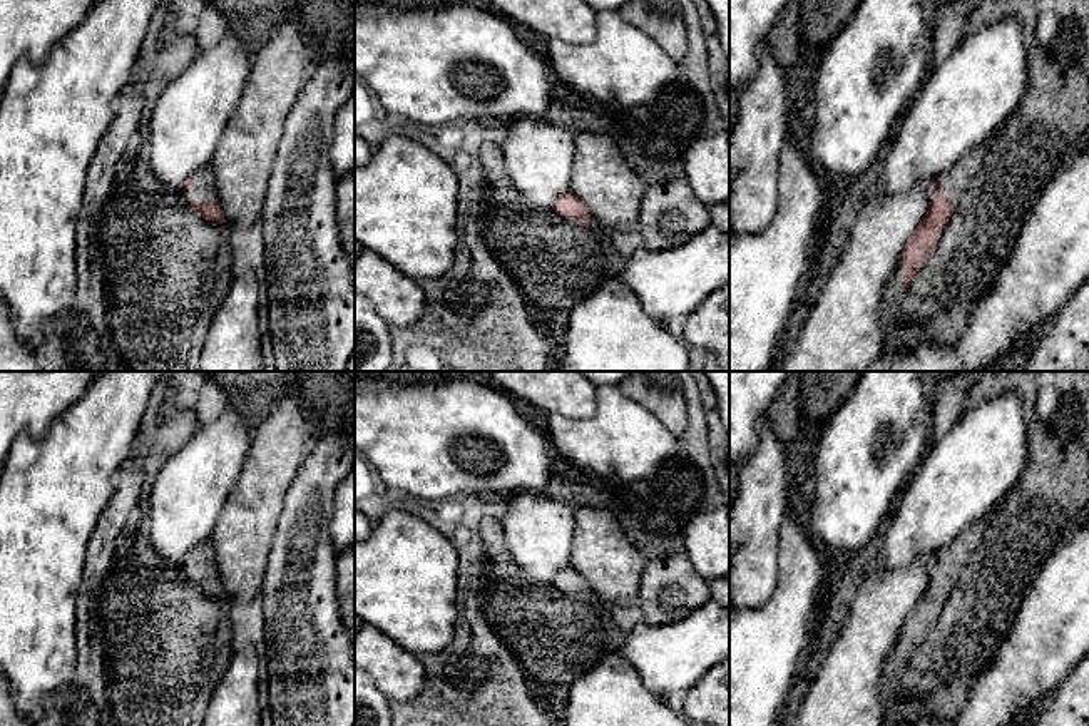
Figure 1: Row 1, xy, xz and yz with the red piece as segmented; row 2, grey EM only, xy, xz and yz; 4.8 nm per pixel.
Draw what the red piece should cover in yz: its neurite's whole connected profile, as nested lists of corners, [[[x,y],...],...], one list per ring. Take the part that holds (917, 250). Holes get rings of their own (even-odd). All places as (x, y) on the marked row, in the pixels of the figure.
[[[1005,122],[989,137],[985,144],[982,144],[977,151],[969,152],[962,157],[950,171],[947,171],[935,184],[935,189],[930,194],[928,211],[920,226],[915,229],[913,236],[905,243],[903,251],[897,261],[893,274],[887,281],[883,288],[883,296],[880,308],[883,311],[883,318],[887,321],[893,321],[895,309],[902,304],[903,294],[908,289],[910,281],[918,273],[918,269],[925,264],[932,251],[940,241],[943,228],[948,224],[954,211],[957,209],[964,192],[969,189],[974,177],[980,172],[984,166],[984,159],[990,149],[990,146],[997,139],[997,132],[1005,125]]]

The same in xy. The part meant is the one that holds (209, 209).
[[[211,166],[204,167],[186,181],[182,196],[206,221],[222,224],[224,212],[217,199]]]

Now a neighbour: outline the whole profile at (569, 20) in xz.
[[[490,0],[495,13],[525,25],[544,40],[587,45],[597,35],[597,12],[582,0]]]

